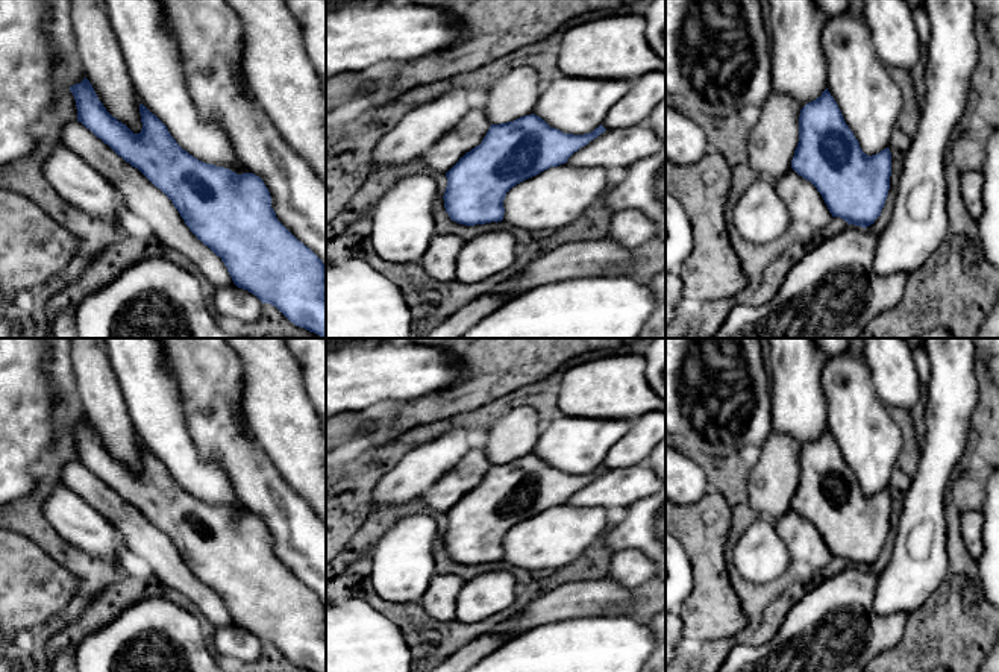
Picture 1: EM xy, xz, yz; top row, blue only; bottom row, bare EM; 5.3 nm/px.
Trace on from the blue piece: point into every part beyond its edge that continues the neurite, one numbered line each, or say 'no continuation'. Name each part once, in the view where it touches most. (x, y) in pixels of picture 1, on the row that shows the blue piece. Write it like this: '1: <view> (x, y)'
1: xy (141, 197)

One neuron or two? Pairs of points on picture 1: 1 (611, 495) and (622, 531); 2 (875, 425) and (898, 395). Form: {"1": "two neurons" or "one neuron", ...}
{"1": "two neurons", "2": "two neurons"}

